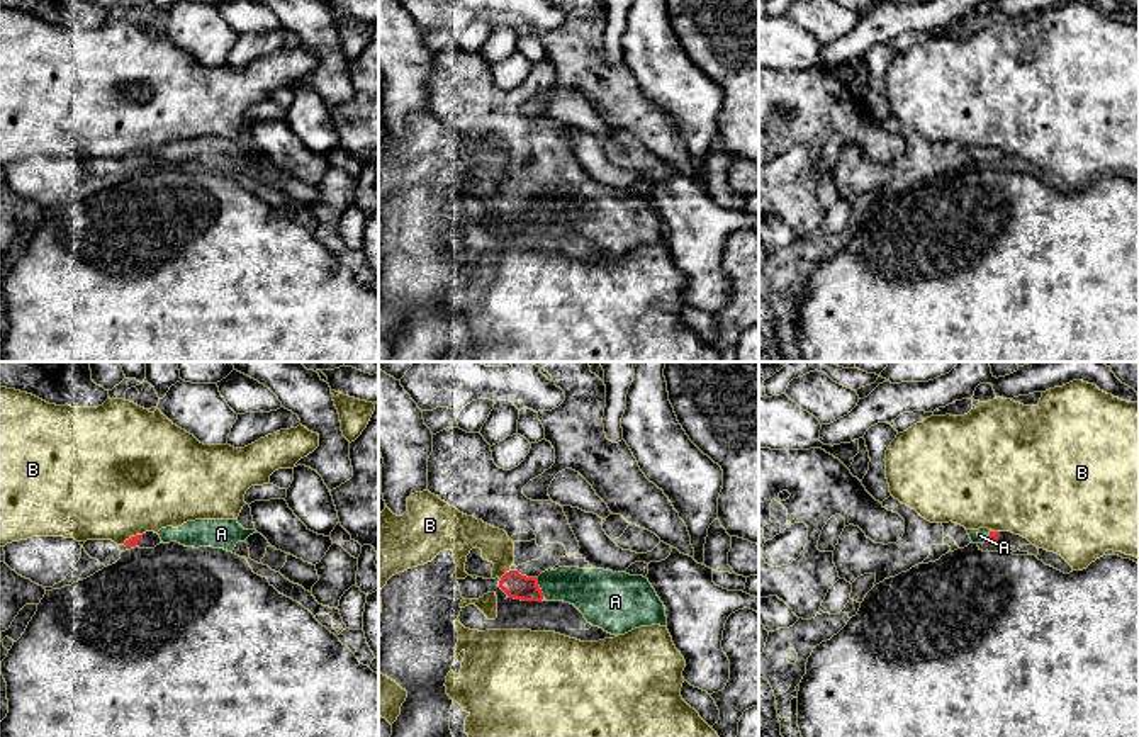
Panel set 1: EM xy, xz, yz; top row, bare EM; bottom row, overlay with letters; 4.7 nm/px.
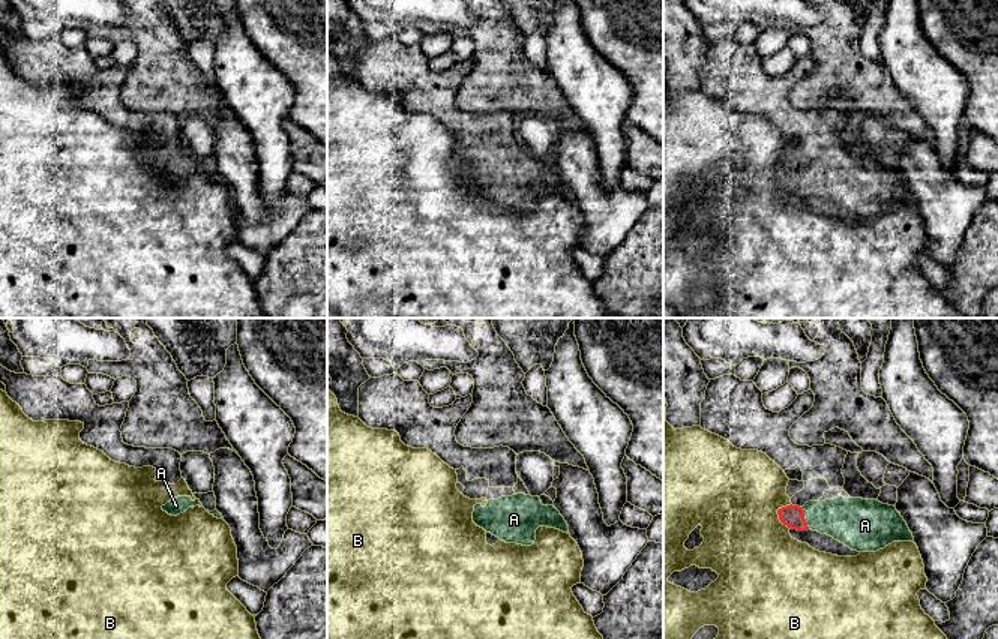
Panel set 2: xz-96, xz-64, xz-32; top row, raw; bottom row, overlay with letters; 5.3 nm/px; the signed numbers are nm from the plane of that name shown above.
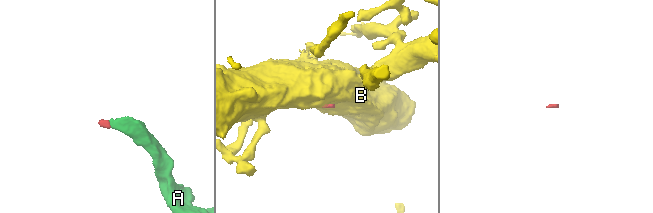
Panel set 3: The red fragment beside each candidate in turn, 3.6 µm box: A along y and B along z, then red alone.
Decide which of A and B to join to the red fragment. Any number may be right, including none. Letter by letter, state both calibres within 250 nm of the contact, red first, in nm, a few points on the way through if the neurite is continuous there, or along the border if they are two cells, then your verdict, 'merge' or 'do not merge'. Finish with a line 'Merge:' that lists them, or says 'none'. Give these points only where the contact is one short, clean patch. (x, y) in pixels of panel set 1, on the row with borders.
A: 120 nm thick on the red side, 220 nm on the other; runs through xz (516, 586), (538, 588), (584, 588), (591, 591); merge
B: 120 nm thick on the red side, 140 nm on the other; border along xz (510, 569), (499, 578); do not merge
Merge: A

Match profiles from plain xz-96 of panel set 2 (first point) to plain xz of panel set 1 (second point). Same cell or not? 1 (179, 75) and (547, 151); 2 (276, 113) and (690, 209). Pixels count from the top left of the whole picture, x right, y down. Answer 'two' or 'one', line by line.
1: two
2: two

